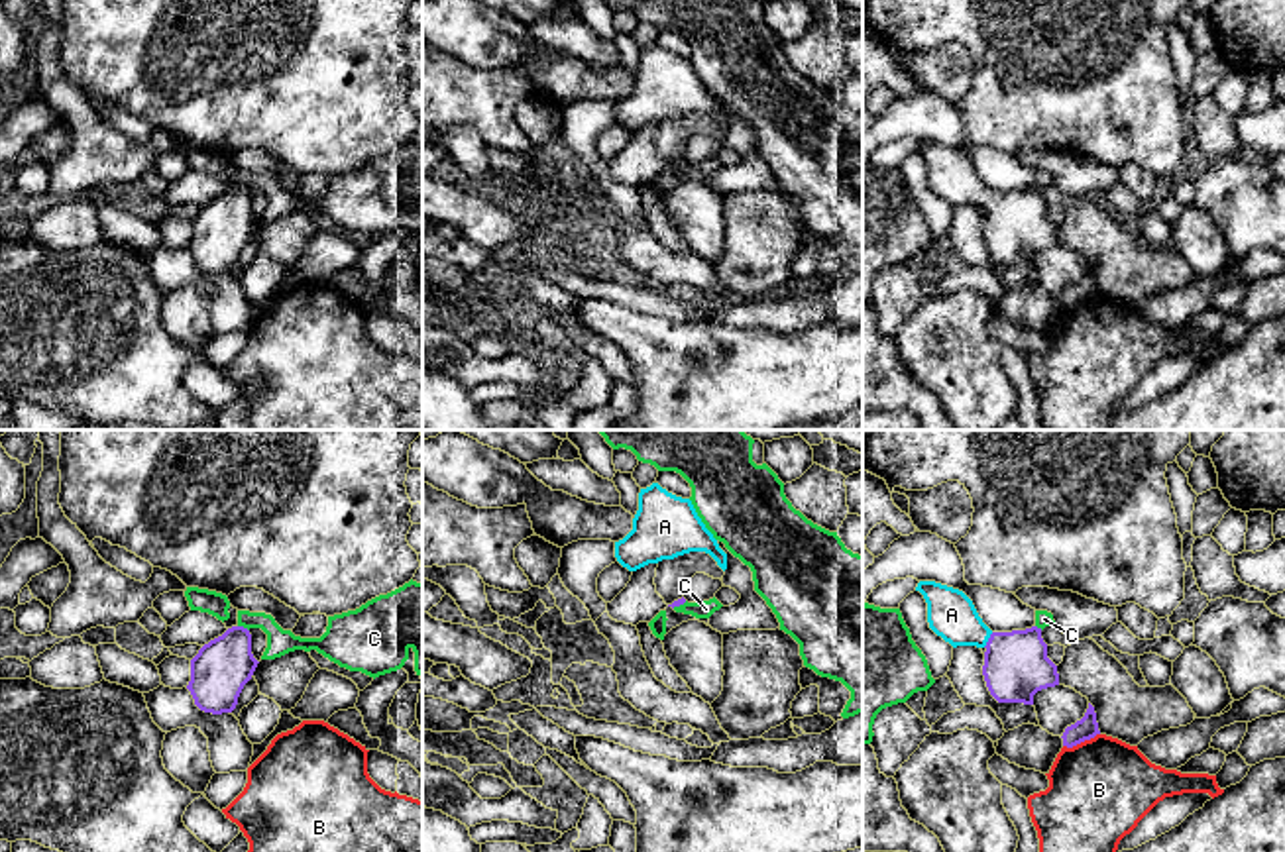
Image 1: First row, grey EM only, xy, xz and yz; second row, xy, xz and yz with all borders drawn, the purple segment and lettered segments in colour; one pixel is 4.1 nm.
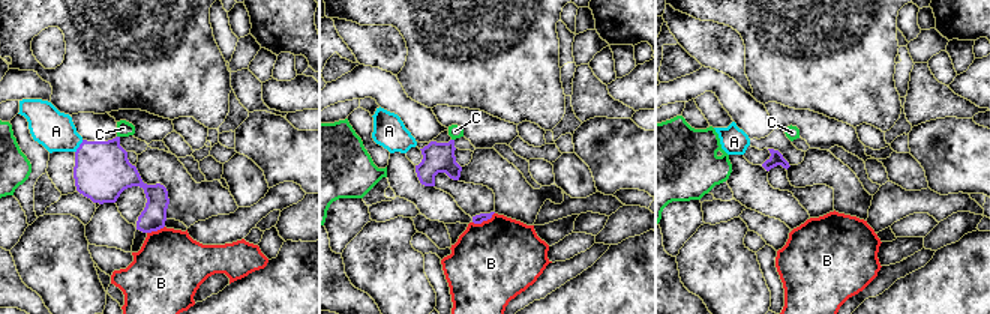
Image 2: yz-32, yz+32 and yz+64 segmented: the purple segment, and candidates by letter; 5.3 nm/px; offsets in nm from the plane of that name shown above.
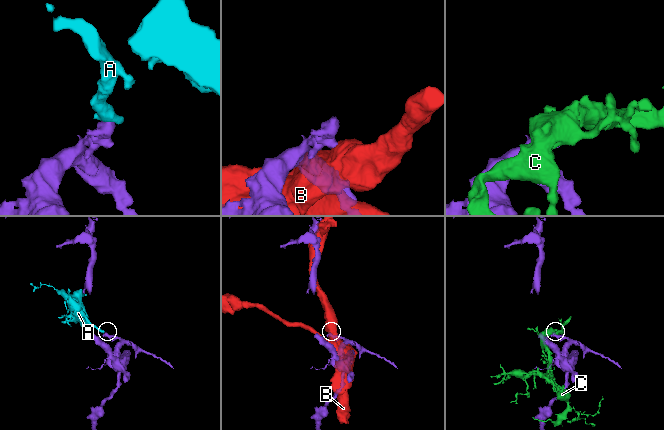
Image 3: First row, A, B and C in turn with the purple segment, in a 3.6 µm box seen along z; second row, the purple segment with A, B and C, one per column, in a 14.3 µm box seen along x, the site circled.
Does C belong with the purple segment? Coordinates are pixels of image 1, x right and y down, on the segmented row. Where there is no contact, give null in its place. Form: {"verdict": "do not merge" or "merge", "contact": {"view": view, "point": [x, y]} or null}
{"verdict": "do not merge", "contact": {"view": "xy", "point": [242, 627]}}

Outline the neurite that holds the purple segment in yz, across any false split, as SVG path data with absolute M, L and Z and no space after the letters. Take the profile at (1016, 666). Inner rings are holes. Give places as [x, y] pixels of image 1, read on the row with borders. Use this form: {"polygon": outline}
{"polygon": "M920 581L927 603L929 628L957 646L984 648L982 675L998 703L1034 705L1034 695L1059 685L1057 666L1047 658L1041 628L992 632L978 616L973 601L959 589Z"}

